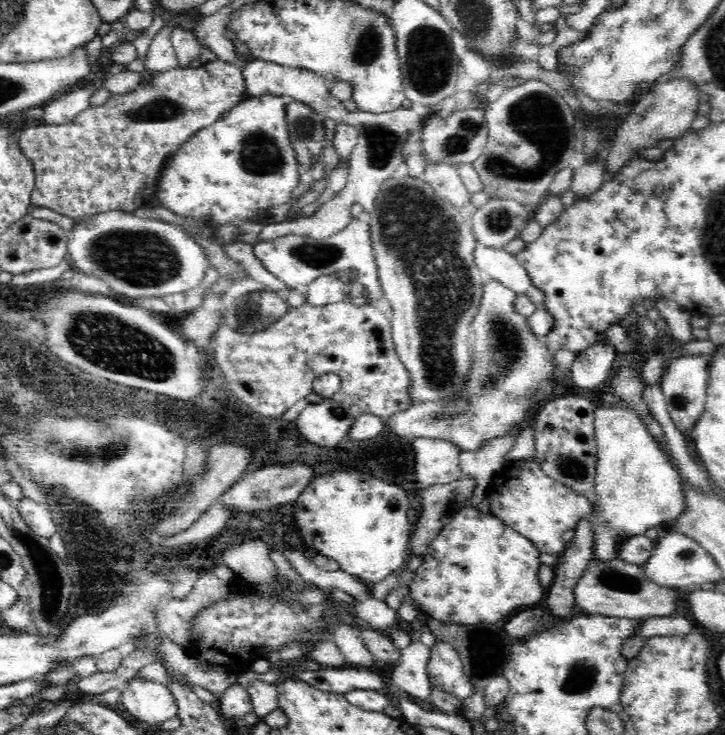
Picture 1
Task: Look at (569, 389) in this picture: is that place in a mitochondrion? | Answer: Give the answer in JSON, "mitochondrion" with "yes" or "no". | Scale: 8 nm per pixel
{"mitochondrion":"no"}

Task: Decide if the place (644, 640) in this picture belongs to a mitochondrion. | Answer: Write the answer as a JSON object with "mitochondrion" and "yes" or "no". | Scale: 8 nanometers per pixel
{"mitochondrion":"no"}

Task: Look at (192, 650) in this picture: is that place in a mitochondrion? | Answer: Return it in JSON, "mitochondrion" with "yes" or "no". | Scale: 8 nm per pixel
{"mitochondrion":"no"}

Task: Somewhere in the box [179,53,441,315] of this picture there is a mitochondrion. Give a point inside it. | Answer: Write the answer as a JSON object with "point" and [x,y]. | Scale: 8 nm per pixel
{"point":[260,155]}

